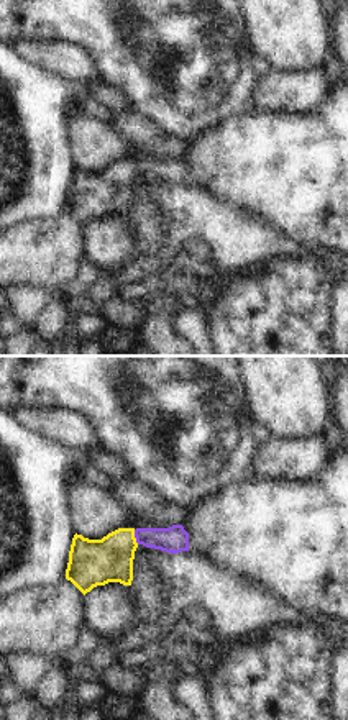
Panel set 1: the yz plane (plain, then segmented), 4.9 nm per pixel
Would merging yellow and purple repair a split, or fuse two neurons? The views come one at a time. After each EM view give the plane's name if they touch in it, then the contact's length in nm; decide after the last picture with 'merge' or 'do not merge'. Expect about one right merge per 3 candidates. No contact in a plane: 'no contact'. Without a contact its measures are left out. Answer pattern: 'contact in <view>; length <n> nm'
contact in yz; length 80 nm

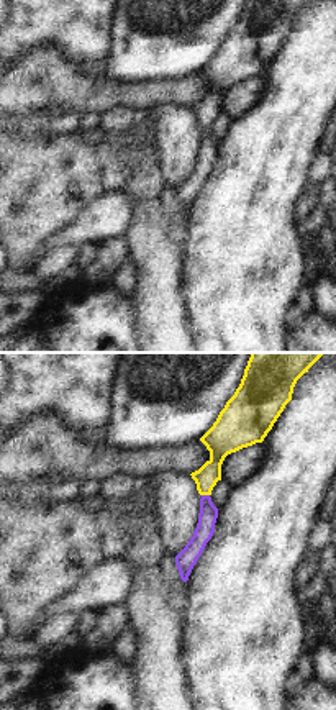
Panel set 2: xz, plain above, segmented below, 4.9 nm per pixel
contact in xz; length 40 nm

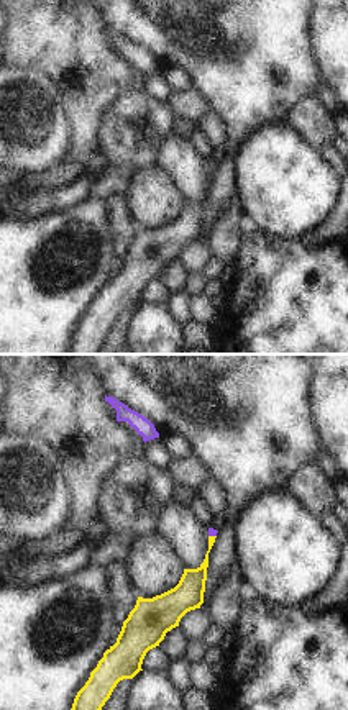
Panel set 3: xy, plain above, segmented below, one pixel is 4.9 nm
contact in xy; length 40 nm

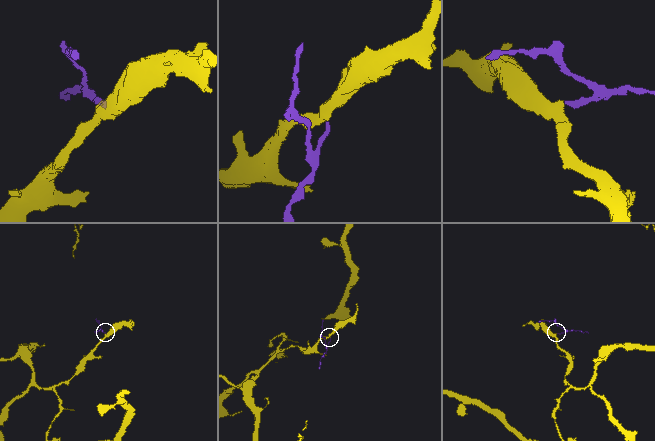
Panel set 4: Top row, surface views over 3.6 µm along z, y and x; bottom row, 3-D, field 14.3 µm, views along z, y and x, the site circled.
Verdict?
merge

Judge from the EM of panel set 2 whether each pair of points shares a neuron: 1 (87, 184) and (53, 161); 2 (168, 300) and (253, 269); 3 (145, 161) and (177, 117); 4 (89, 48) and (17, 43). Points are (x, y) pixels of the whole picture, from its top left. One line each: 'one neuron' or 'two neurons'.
1: one neuron
2: two neurons
3: two neurons
4: one neuron

